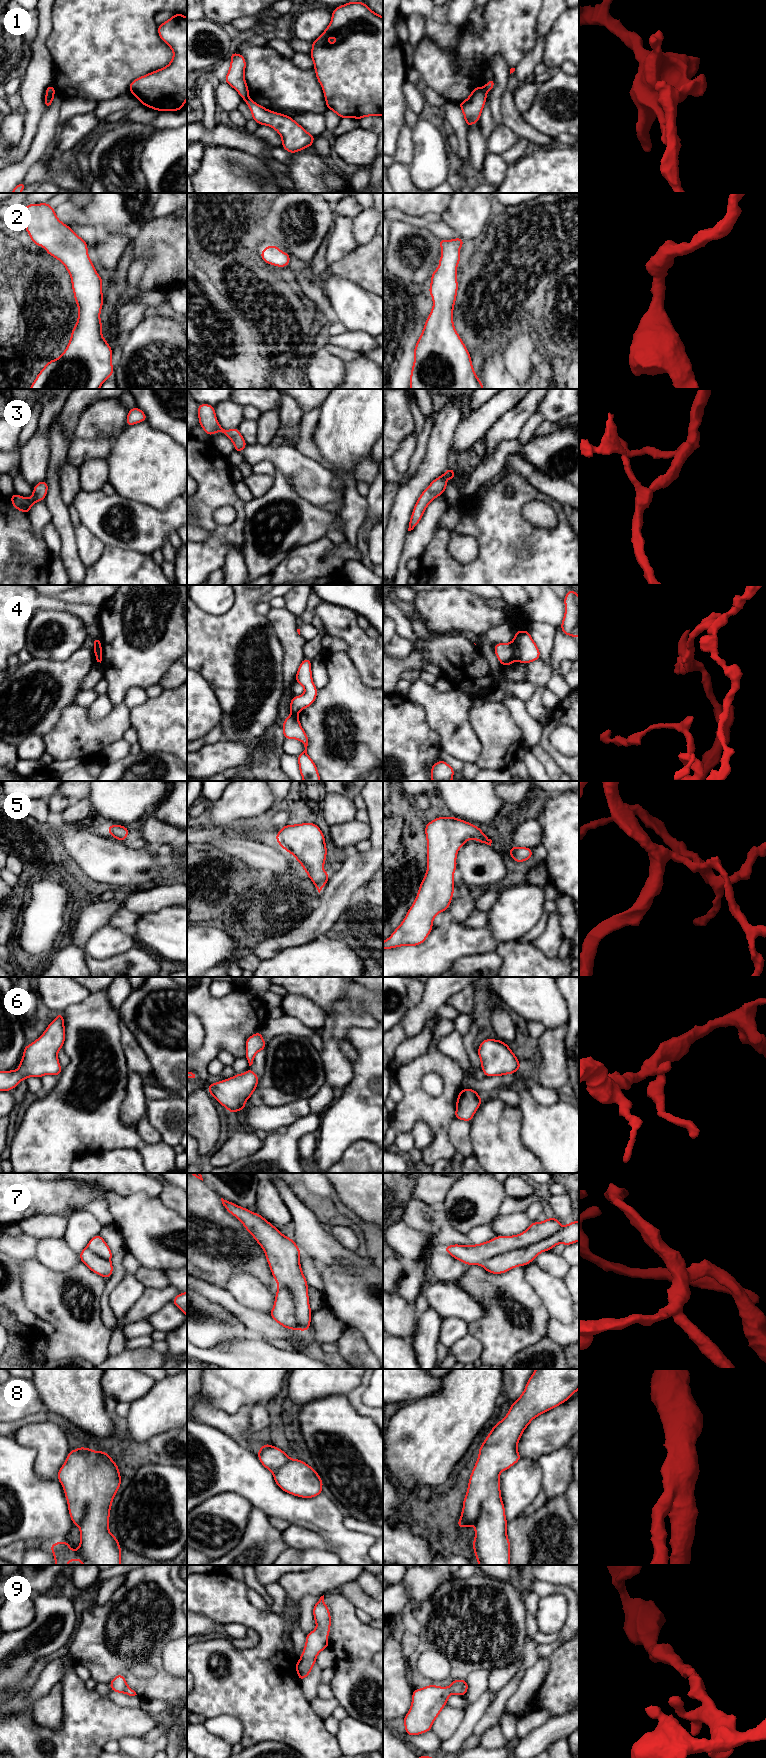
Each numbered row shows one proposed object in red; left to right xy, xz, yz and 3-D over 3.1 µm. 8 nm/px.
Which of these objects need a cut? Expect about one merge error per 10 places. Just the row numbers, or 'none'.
1, 4

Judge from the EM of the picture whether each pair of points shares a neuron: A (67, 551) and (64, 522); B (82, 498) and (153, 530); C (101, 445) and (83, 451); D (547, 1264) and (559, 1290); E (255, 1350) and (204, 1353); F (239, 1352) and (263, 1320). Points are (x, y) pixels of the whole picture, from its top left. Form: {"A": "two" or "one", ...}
{"A": "one", "B": "one", "C": "one", "D": "two", "E": "one", "F": "two"}

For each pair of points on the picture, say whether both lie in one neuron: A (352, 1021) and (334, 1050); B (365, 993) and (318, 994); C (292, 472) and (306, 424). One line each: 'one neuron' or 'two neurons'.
A: one neuron
B: one neuron
C: two neurons

